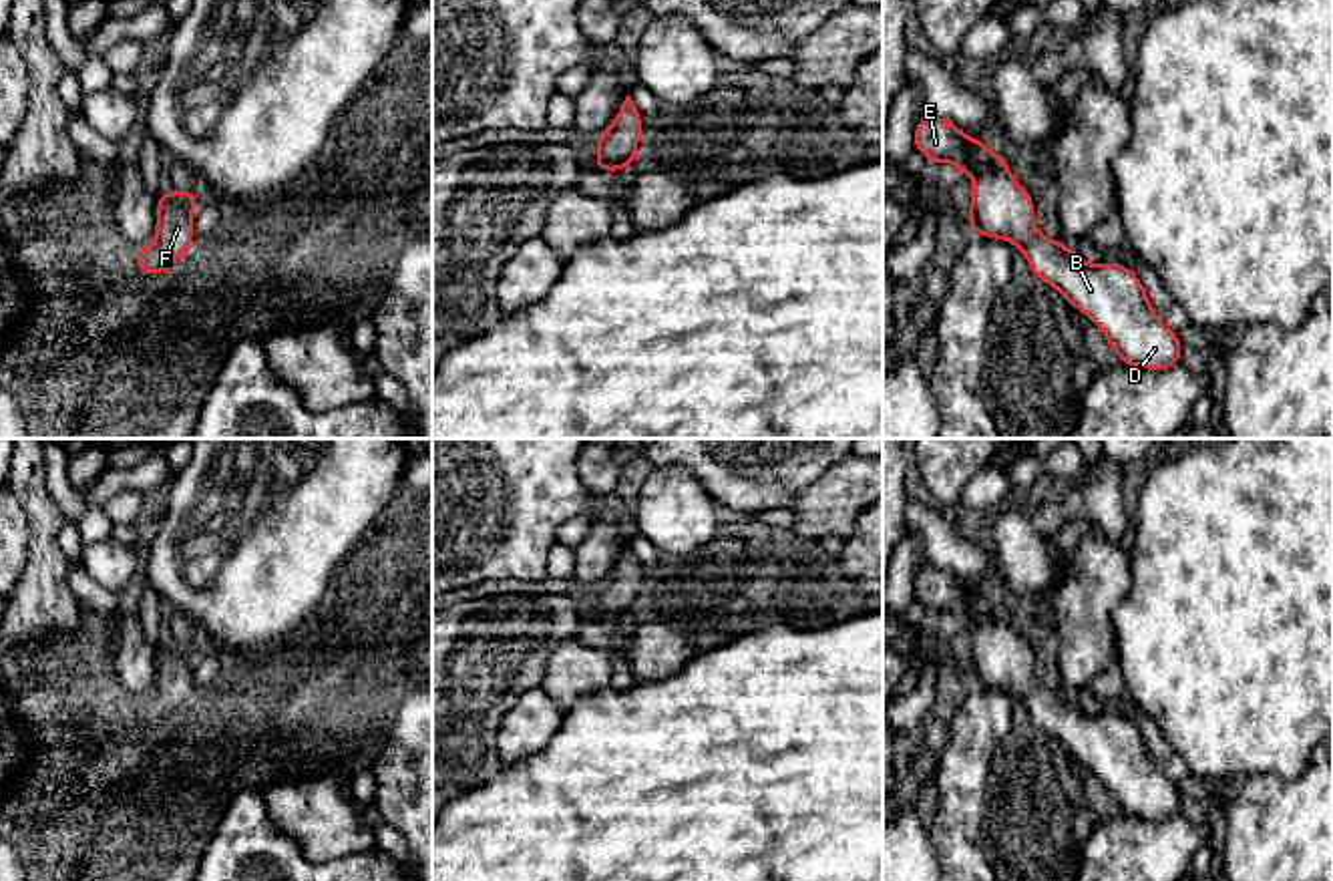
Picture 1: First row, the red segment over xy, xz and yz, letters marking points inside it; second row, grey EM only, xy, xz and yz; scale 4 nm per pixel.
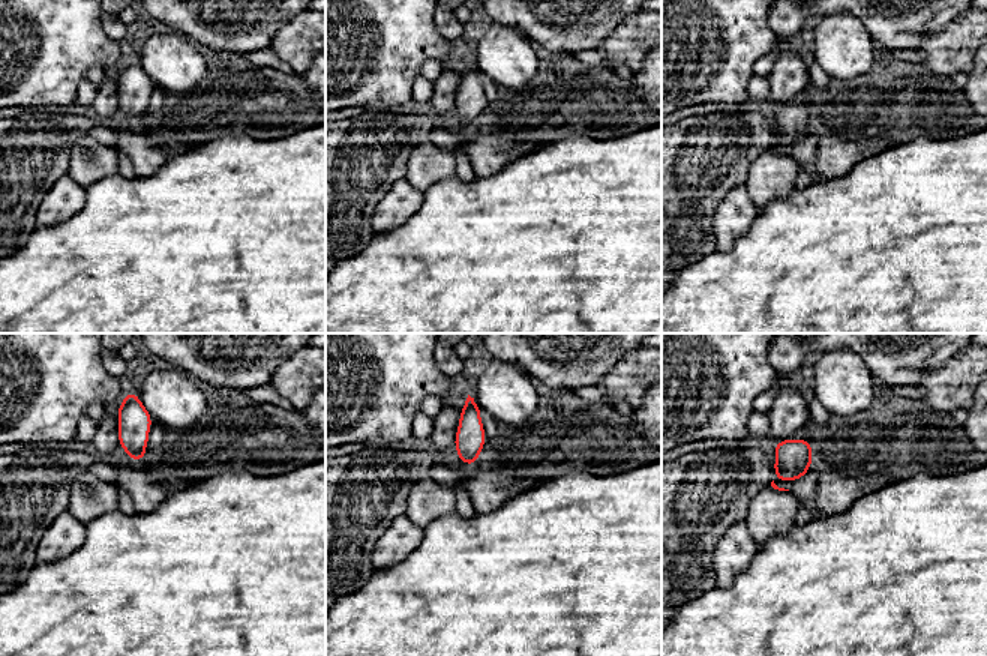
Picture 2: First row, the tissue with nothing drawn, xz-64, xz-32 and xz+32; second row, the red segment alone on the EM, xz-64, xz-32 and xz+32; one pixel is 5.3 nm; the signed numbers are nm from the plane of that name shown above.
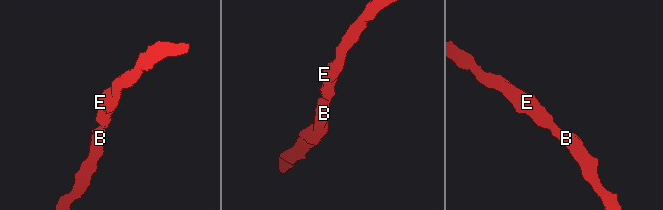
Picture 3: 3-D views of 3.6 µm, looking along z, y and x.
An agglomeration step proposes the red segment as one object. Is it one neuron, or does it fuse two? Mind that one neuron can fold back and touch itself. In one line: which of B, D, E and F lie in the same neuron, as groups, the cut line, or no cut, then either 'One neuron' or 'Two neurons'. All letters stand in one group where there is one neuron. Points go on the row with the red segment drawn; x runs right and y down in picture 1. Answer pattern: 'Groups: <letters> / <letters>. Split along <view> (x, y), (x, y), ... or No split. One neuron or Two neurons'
Groups: B D E F. No split. One neuron

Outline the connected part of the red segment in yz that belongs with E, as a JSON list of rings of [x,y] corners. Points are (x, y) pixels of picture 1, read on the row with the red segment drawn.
[[[925,113],[919,119],[913,133],[913,149],[919,149],[927,163],[951,163],[959,173],[967,173],[973,179],[969,203],[971,233],[1011,241],[1025,255],[1029,272],[1035,278],[1056,288],[1076,310],[1098,326],[1120,362],[1144,370],[1164,370],[1182,362],[1178,334],[1166,328],[1154,314],[1136,272],[1112,261],[1086,263],[1064,241],[1041,235],[1033,223],[1033,195],[1013,179],[1003,157],[995,155],[975,137],[961,135],[955,123],[939,119],[933,113]]]

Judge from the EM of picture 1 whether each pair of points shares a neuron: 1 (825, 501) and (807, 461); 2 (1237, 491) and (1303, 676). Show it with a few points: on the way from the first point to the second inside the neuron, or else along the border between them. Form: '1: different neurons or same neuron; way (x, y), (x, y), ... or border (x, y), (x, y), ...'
1: different neurons; border (843, 459), (833, 463), (785, 507)
2: same neuron; way (1283, 538), (1303, 558), (1303, 630)

